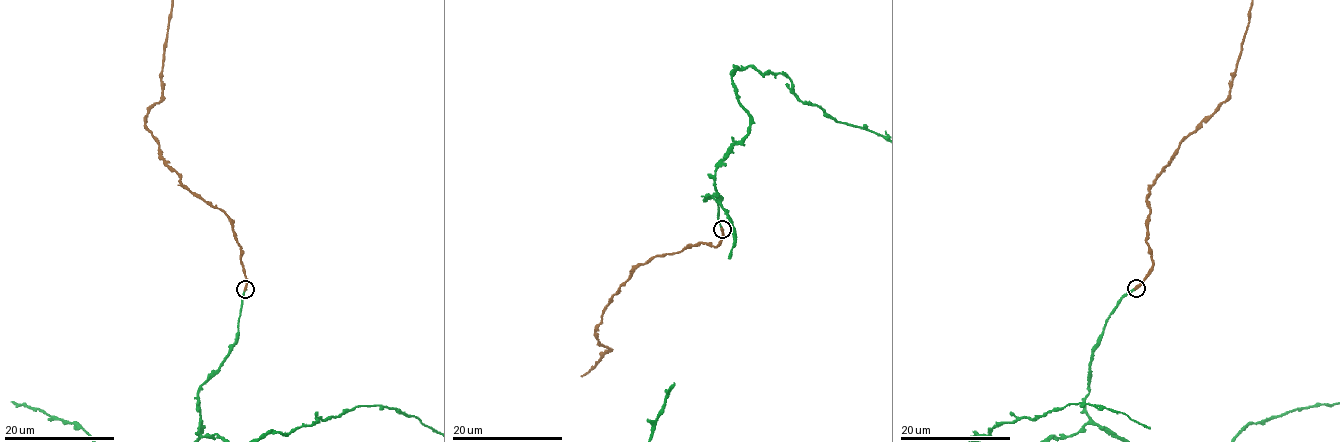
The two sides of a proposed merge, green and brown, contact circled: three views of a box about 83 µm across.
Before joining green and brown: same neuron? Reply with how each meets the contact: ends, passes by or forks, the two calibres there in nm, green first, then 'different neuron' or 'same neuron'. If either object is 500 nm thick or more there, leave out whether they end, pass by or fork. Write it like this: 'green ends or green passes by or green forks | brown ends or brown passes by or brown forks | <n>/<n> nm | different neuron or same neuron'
green ends | brown ends | 200/440 nm | same neuron

